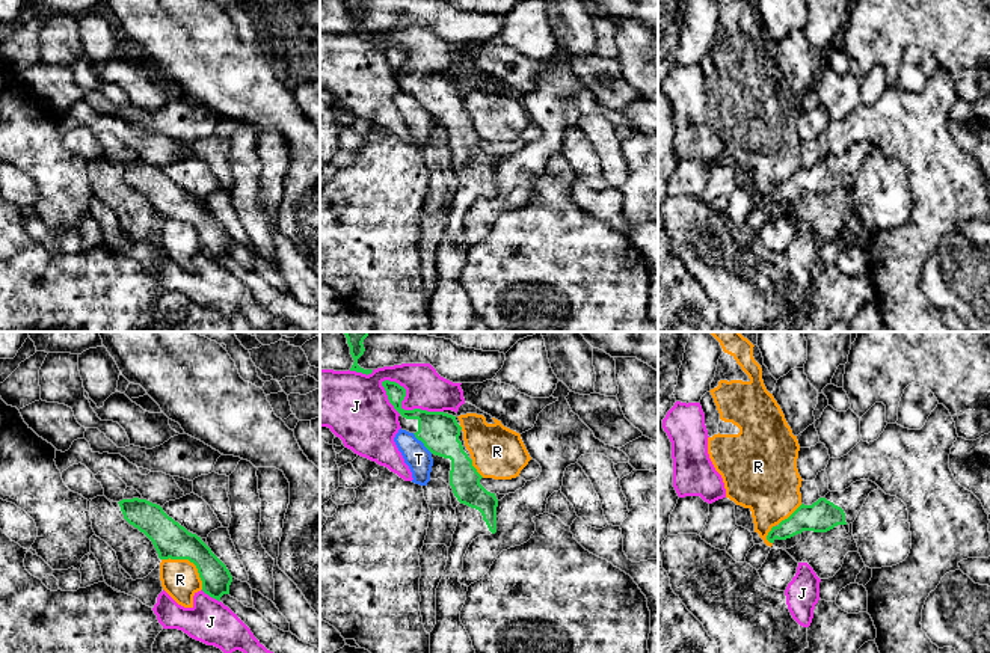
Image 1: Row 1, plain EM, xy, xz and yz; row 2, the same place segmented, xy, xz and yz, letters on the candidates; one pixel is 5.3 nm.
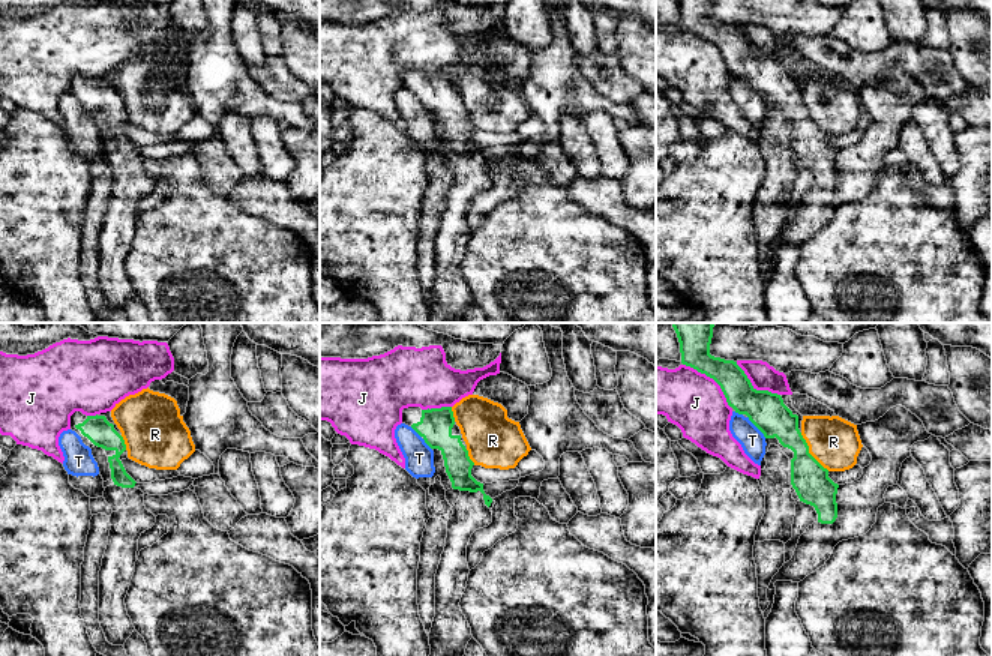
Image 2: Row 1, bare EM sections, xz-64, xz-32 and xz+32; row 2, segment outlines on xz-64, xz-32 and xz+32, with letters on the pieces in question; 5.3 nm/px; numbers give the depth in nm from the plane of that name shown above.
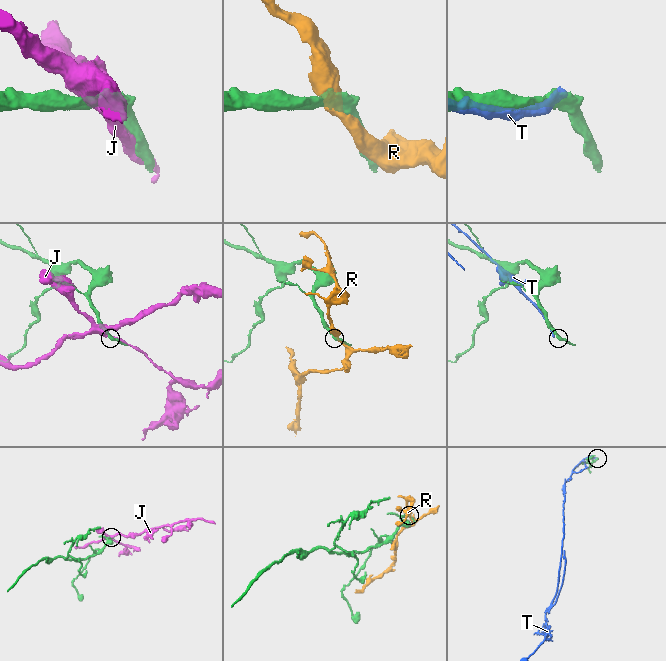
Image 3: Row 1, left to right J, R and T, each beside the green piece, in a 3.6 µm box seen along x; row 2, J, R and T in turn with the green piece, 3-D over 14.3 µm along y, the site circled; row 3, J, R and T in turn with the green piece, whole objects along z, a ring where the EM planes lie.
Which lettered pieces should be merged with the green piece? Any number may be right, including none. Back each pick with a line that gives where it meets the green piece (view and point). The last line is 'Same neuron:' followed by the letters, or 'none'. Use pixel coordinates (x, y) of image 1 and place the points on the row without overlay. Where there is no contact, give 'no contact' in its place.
Same neuron: none

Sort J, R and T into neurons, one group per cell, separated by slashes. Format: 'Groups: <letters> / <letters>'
Groups: J / R / T

